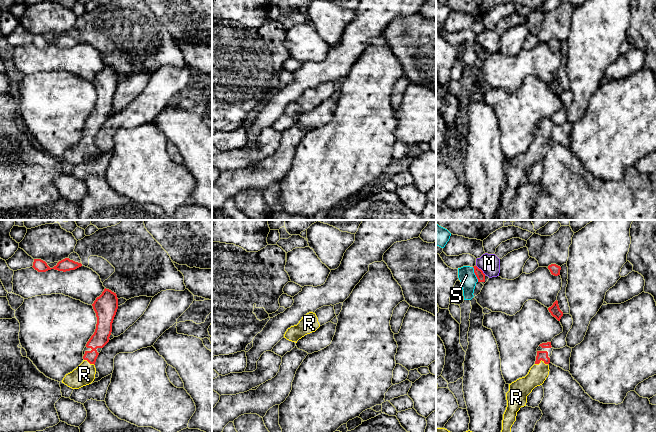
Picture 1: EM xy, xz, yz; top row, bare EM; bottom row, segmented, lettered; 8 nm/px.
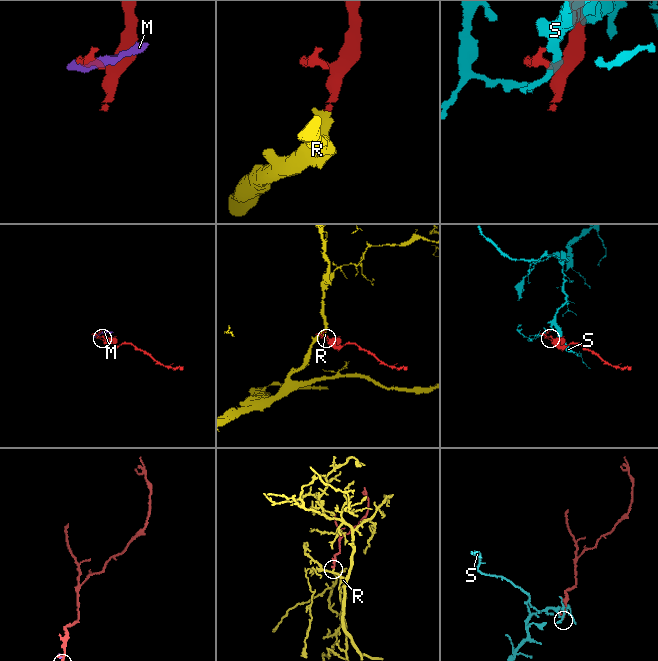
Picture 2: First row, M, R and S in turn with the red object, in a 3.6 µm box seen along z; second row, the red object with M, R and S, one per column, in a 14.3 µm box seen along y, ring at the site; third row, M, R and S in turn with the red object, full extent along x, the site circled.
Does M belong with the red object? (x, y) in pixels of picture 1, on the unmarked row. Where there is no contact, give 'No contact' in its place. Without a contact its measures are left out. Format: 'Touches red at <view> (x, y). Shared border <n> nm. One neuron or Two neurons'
Touches red at yz (481, 46). Shared border 110 nm. Two neurons

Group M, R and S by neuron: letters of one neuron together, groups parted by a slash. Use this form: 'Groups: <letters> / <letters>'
Groups: M / R / S

